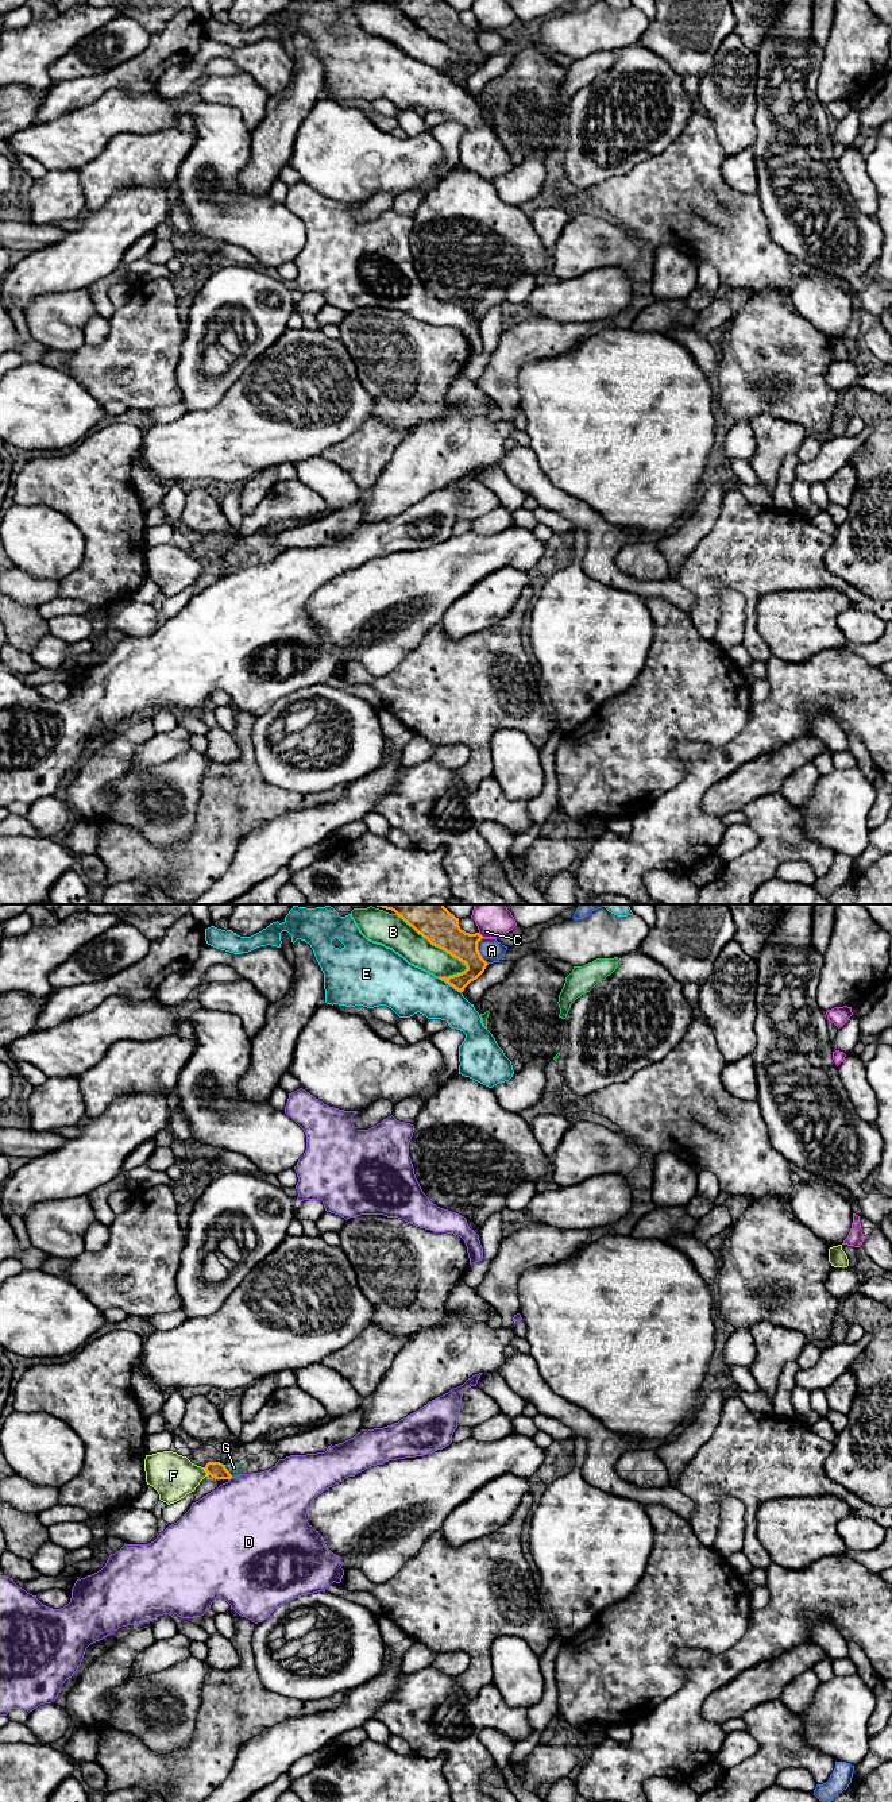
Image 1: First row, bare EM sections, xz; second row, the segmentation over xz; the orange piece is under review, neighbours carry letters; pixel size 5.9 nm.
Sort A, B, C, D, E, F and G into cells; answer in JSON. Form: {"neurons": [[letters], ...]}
{"neurons": [["A"], ["B"], ["C"], ["D"], ["E"], ["F"], ["G"]]}

